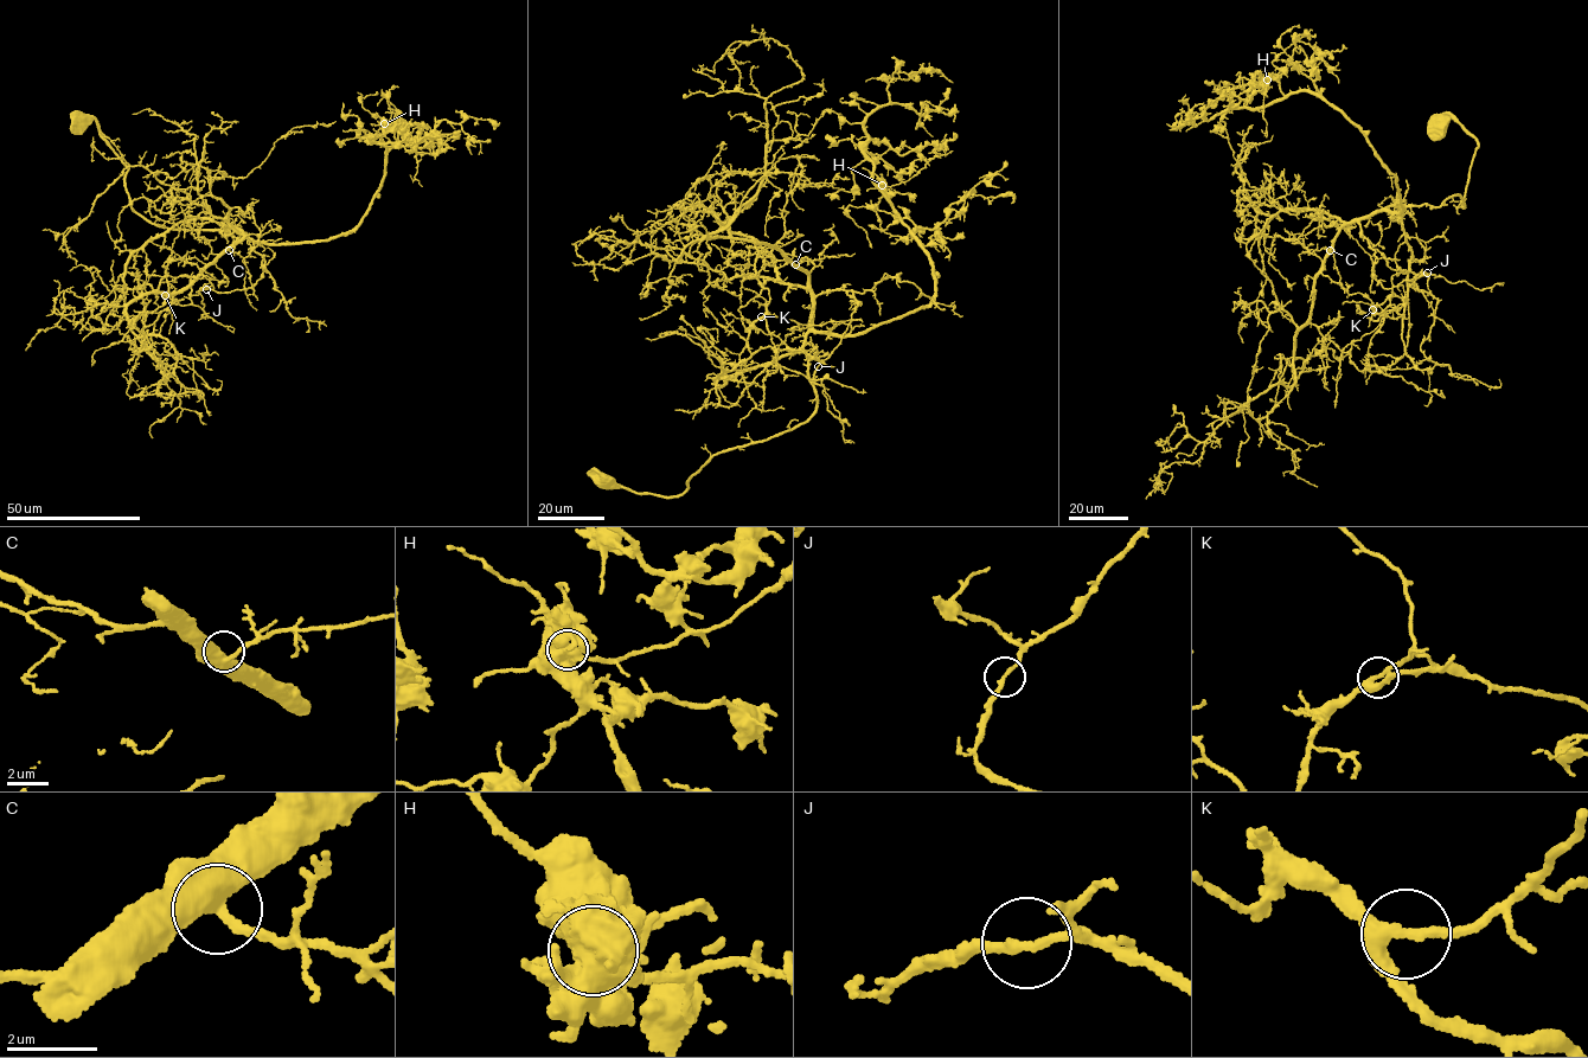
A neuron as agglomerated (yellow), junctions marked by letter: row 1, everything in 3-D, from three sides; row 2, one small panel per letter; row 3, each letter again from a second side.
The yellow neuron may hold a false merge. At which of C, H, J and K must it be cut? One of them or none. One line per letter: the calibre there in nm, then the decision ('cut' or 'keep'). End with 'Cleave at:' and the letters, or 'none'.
C: calibre 500 nm; keep
H: calibre 700 nm; cut
J: calibre 190 nm; keep
K: calibre 300 nm; keep
Cleave at: H

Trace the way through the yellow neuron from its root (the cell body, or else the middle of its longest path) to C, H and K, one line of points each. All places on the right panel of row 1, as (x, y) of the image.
C: (1440, 123), (1449, 114), (1478, 146), (1465, 206), (1458, 193), (1439, 206), (1385, 206), (1346, 223), (1330, 250)
H: (1440, 123), (1478, 146), (1465, 206), (1393, 211), (1397, 181), (1357, 127), (1267, 79)
K: (1440, 123), (1449, 114), (1478, 146), (1465, 206), (1458, 193), (1398, 203), (1408, 302), (1372, 309)

